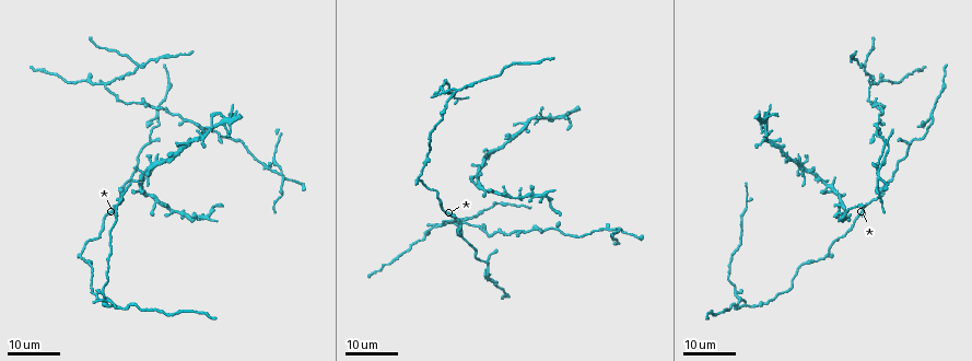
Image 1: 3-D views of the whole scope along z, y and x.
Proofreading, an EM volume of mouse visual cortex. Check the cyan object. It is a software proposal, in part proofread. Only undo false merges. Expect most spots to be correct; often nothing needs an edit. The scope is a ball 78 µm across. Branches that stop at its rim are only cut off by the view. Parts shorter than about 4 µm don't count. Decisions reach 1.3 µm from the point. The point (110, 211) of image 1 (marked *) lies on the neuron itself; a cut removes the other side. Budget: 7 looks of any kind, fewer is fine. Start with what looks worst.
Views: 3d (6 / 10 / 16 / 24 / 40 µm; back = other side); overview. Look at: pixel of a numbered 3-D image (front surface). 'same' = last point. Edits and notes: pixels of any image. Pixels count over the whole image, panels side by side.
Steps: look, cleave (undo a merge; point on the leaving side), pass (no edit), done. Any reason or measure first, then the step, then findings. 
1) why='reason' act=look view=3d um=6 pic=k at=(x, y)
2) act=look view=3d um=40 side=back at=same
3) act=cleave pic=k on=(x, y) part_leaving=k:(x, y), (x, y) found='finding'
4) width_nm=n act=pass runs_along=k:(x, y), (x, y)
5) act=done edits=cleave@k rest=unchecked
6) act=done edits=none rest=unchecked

why='a fork' act=look view=3d um=24 pic=1 at=(117, 309)

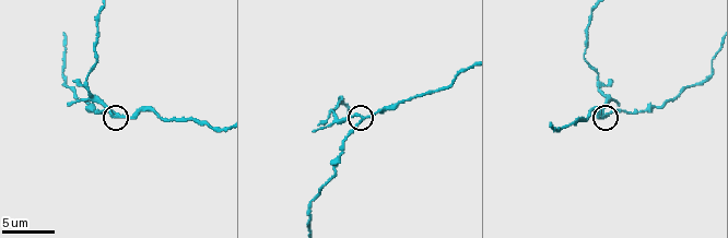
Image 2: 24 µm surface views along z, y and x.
why='closer look' act=look view=3d um=6 pic=2 at=(362, 120)

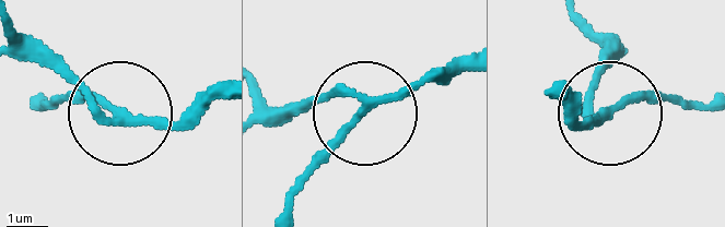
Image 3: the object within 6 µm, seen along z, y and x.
width_nm=200 act=pass runs_along=3:(36, 98), (127, 116), (207, 108) found='one neuron here'

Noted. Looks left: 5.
why='arms run side by side' act=look view=3d um=16 pic=1 at=(446, 223)

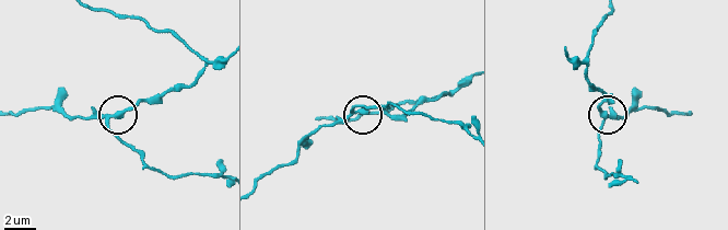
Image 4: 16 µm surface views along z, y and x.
why='zoom in' act=look view=3d um=6 pic=4 at=(354, 112)

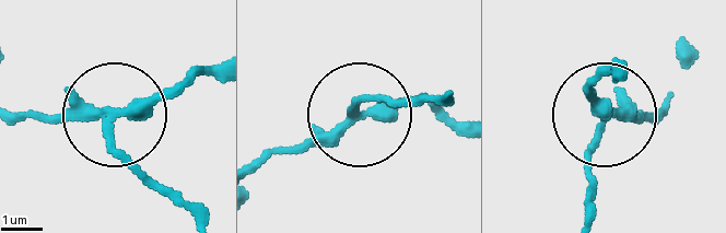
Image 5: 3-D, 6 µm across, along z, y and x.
width_nm=270 act=cleave pic=5 on=(139, 172) part_leaving=5:(105, 126), (189, 217) found='a second neuron is stuck on'

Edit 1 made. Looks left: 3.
why='three arms meet' act=look view=3d um=16 pic=1 at=(865, 66)

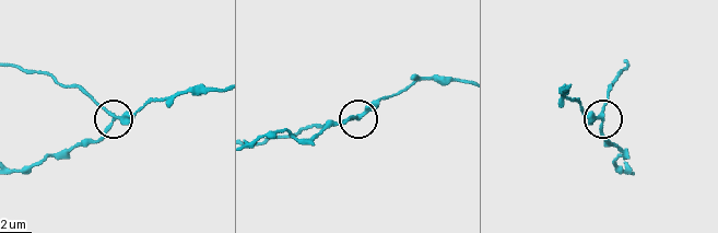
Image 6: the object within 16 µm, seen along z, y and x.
act=look view=3d um=6 pic=6 at=(364, 113)

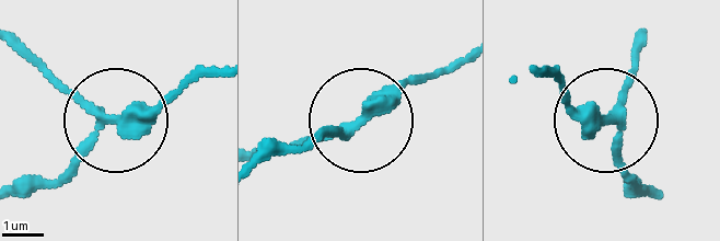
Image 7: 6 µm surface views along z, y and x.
side_arm_um=12 act=pass found='one neuron here'

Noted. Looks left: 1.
act=done edits=cleave@5 rest=unchecked

